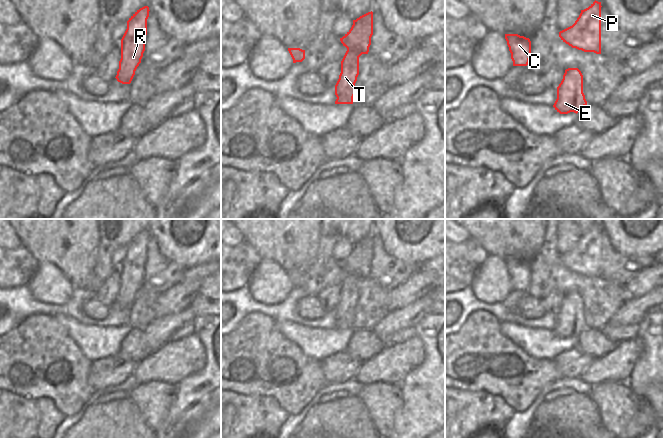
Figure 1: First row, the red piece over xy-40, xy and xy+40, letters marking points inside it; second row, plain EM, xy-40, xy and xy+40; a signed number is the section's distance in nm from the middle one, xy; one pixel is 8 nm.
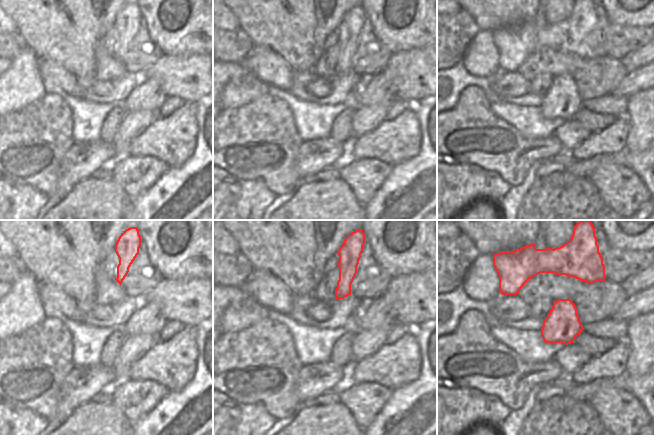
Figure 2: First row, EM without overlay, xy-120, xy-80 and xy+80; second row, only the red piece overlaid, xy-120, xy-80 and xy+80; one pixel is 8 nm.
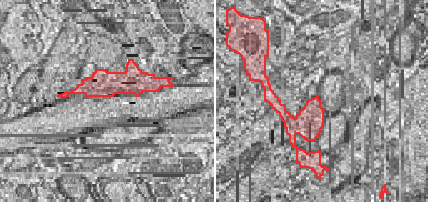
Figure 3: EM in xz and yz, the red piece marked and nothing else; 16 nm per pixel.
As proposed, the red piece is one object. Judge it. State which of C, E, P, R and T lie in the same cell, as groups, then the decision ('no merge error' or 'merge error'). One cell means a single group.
C P / E R T | merge error

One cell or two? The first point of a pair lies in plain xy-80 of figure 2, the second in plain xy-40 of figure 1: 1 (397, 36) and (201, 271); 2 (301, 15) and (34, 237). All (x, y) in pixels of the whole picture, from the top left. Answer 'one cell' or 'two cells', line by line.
1: two cells
2: one cell

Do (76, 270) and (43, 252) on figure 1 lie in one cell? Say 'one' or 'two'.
one

